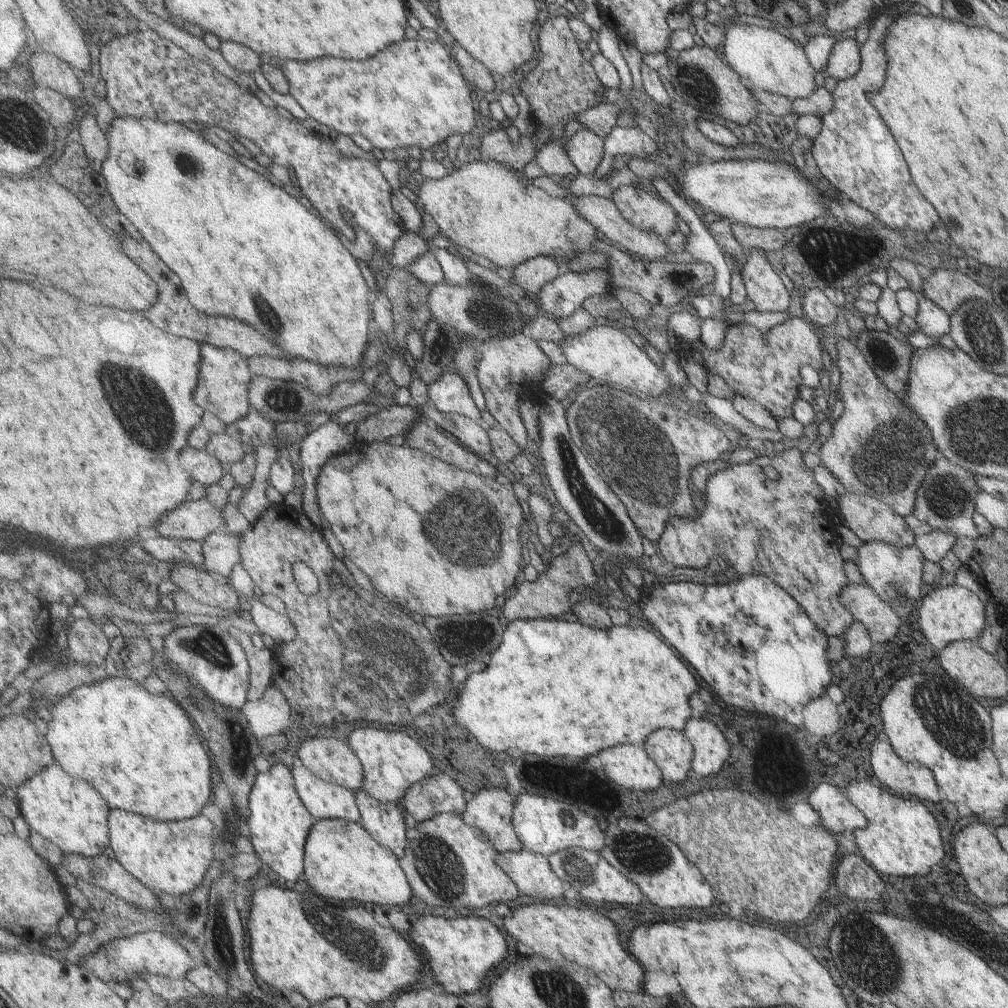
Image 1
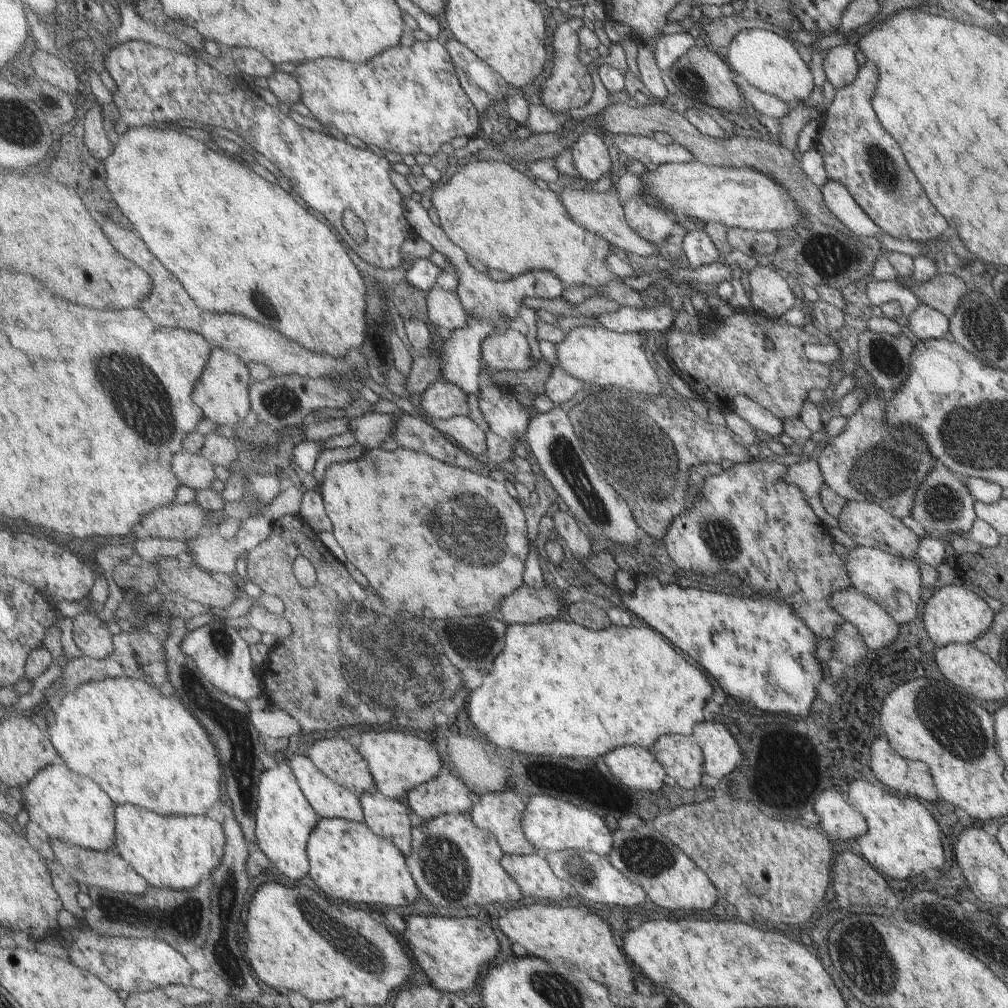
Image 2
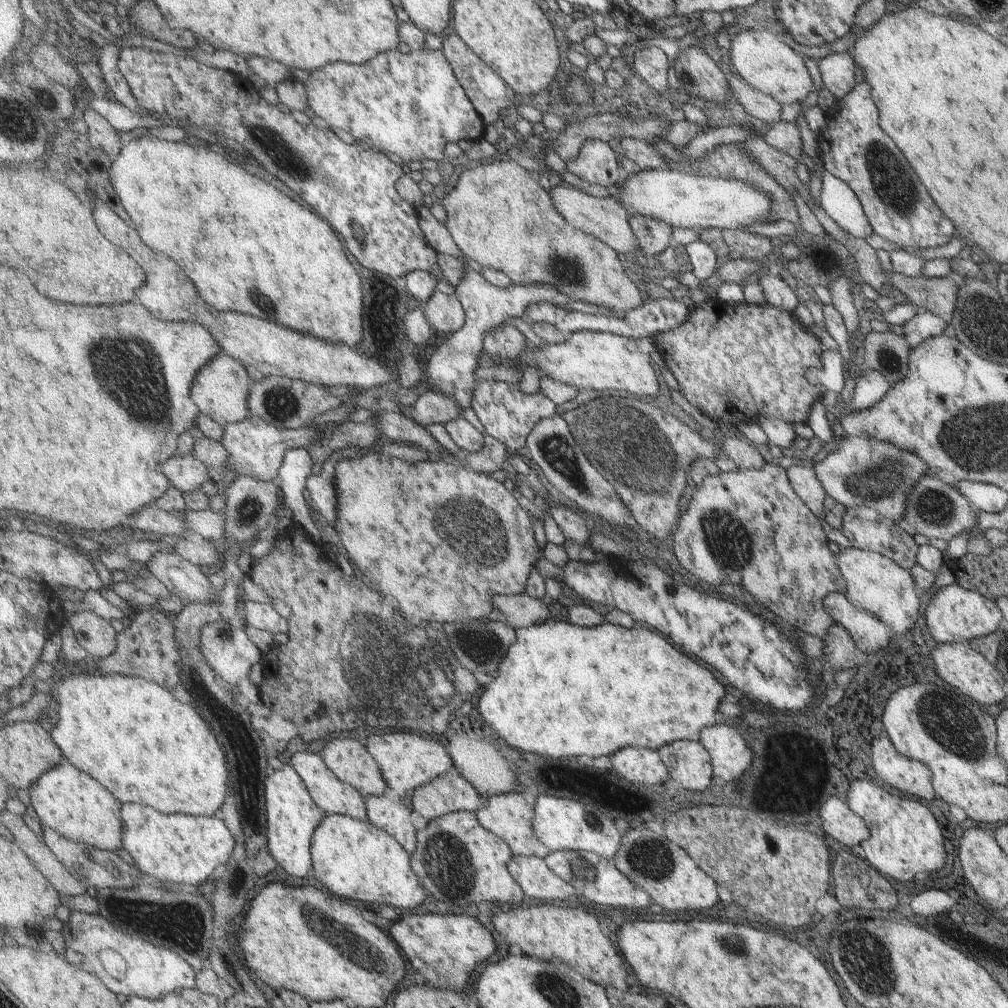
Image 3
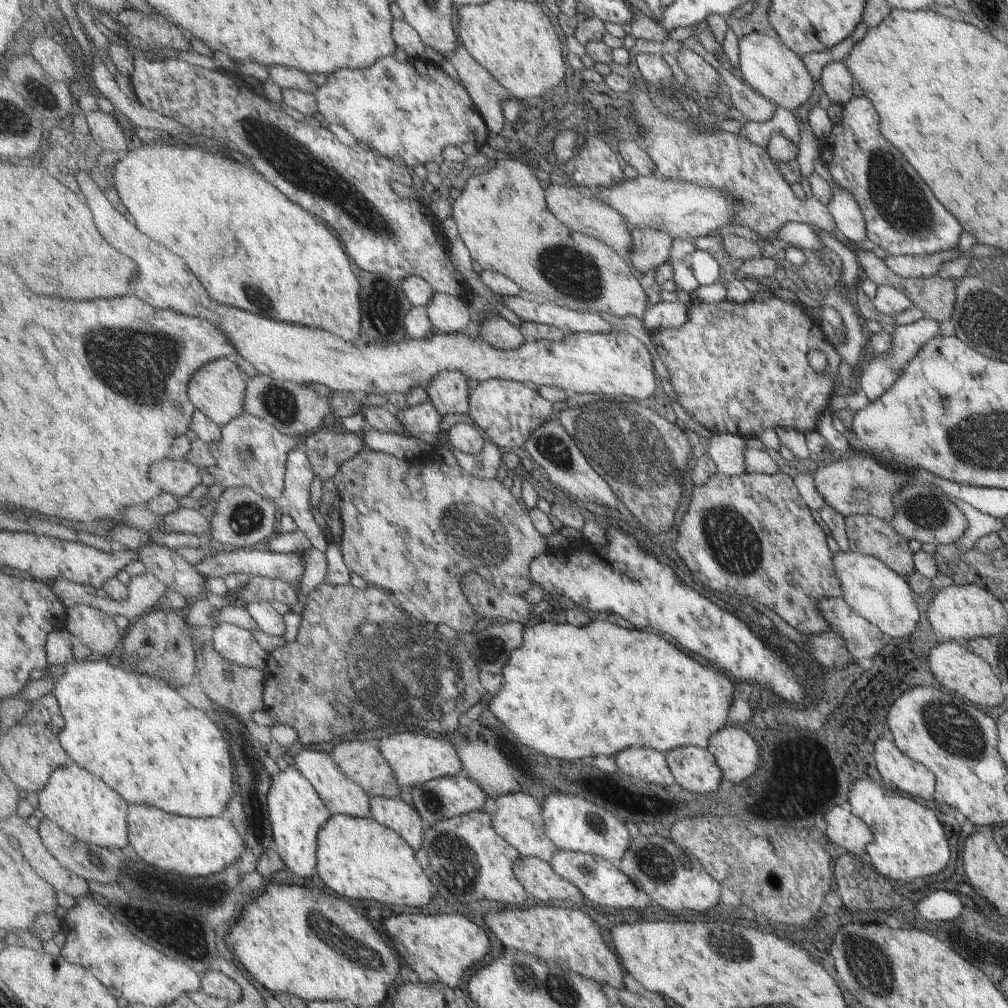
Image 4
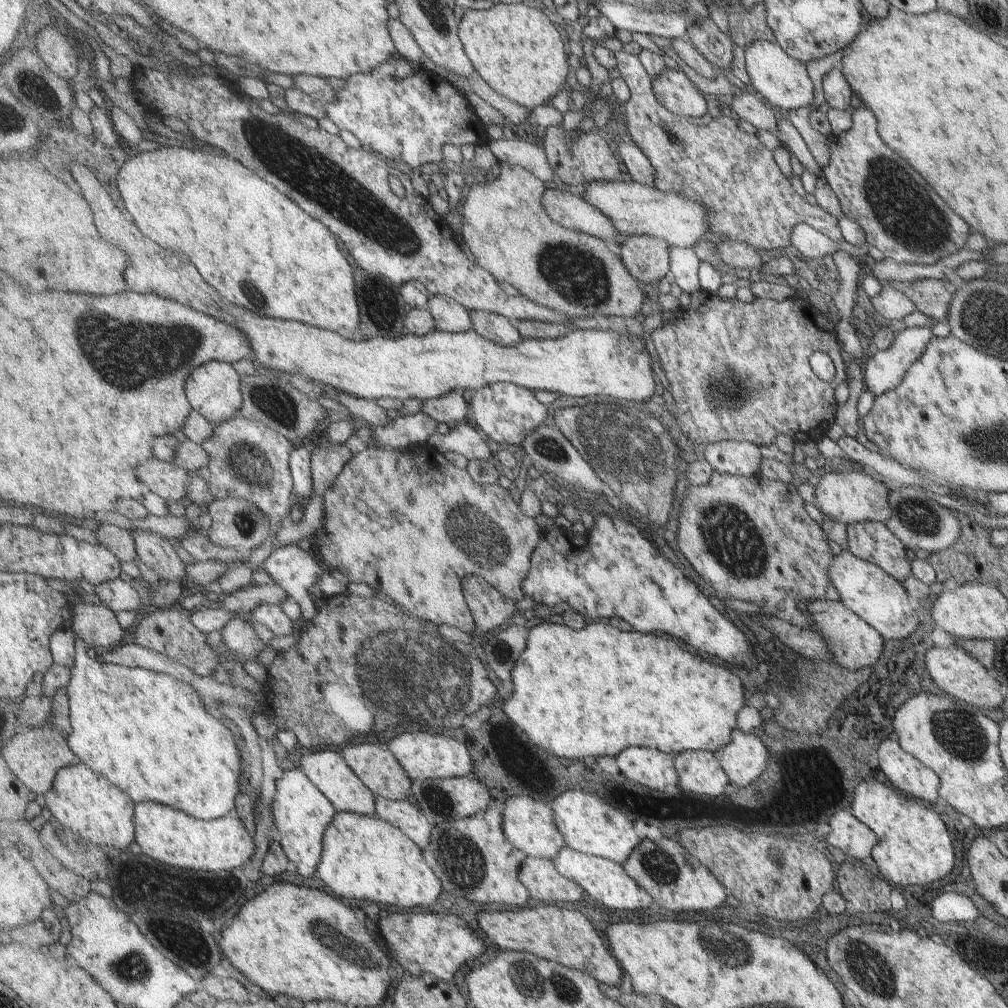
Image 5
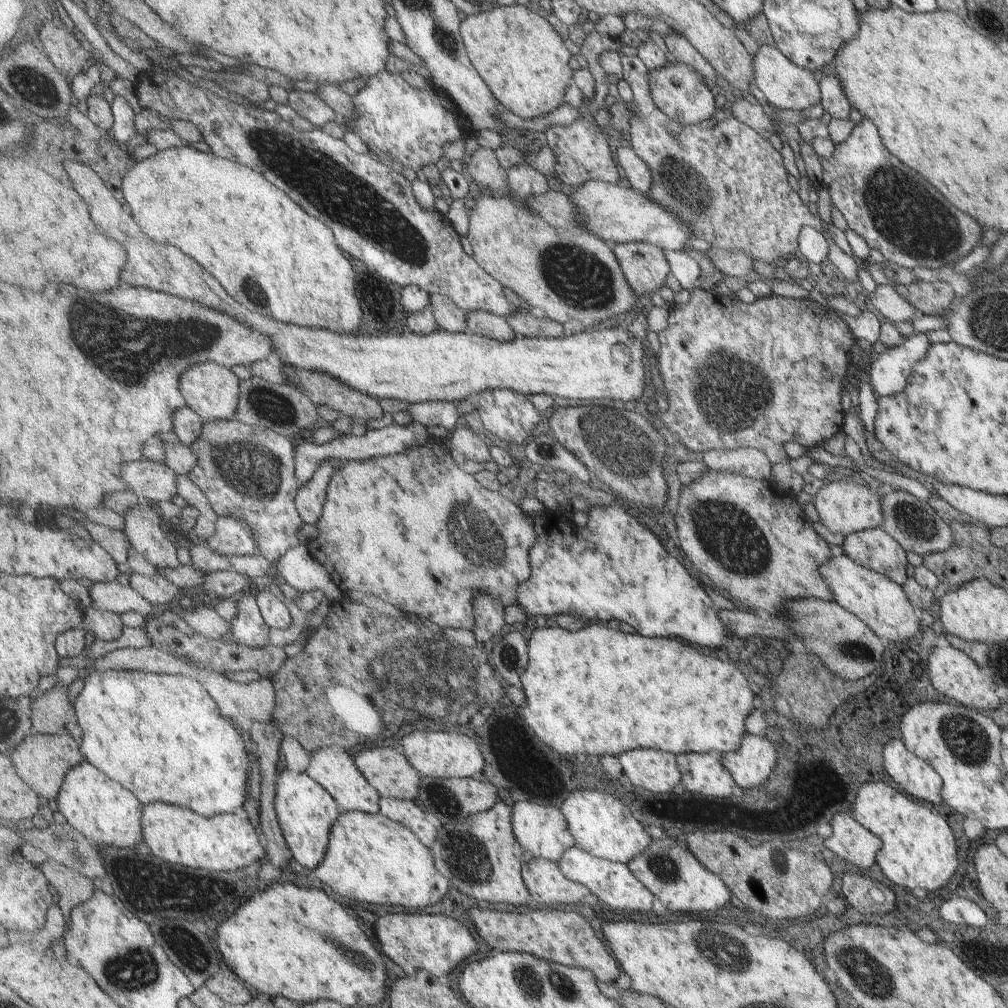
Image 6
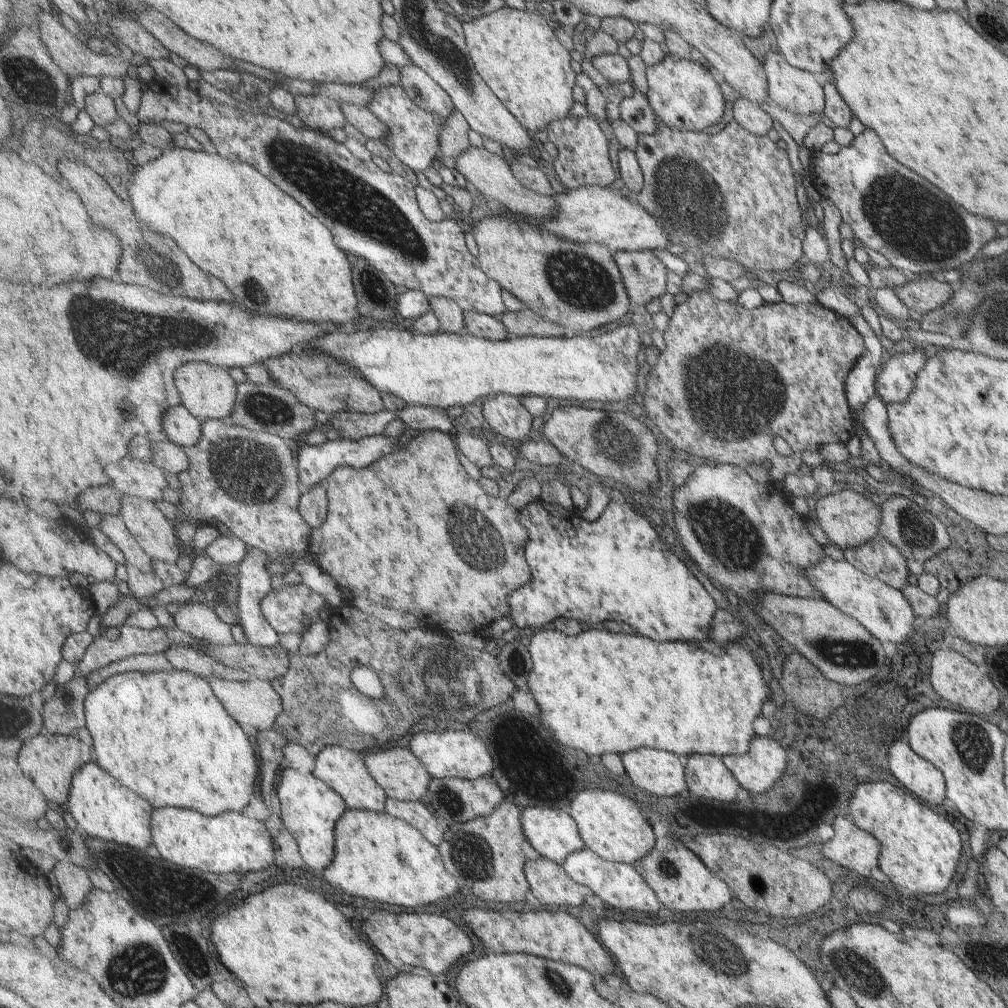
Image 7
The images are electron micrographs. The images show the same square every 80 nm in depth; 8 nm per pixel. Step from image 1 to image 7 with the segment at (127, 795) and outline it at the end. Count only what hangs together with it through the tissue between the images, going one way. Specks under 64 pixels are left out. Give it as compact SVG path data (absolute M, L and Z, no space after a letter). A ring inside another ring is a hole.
M183 669L159 672L127 671L110 676L100 682L89 693L86 701L83 702L83 708L85 708L85 724L87 724L85 727L93 742L96 763L103 766L103 768L109 768L109 772L113 772L113 776L117 776L117 780L121 780L125 786L133 788L137 794L145 796L155 808L183 806L183 808L199 810L205 816L214 817L231 811L241 813L249 806L251 796L255 795L255 786L257 786L257 778L259 778L259 760L257 760L251 738L245 734L245 729L240 722L225 708L222 700L206 677Z

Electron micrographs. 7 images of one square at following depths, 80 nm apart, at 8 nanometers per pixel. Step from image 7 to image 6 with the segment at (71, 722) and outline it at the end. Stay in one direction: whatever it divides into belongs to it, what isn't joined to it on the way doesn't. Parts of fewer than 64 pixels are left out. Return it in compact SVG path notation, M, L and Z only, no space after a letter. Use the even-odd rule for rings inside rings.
M56 683L55 687L34 700L32 732L65 734L67 722L76 722L75 706L76 695L69 694L72 685Z

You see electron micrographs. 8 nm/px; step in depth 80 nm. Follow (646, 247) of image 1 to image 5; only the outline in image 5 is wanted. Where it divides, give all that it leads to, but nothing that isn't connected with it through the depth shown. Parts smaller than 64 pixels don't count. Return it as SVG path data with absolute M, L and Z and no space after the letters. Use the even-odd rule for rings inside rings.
M561 186L546 190L542 204L548 215L560 225L564 225L564 228L585 231L615 246L622 239L606 214L587 202L587 199L564 192Z

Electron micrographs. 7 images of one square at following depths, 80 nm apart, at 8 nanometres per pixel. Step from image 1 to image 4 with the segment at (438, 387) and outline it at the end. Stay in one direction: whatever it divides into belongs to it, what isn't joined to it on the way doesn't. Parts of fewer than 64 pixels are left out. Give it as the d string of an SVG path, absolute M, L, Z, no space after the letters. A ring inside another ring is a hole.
M429 399L422 405L407 407L399 411L398 419L402 422L407 436L428 439L439 434L443 416Z

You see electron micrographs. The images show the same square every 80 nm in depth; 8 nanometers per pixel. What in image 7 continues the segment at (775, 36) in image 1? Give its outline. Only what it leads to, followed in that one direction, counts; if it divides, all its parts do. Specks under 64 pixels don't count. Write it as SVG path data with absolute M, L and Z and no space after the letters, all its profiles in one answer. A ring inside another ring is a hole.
M768 52L762 65L768 80L768 100L795 114L823 114L825 94L809 71L795 70L779 52Z

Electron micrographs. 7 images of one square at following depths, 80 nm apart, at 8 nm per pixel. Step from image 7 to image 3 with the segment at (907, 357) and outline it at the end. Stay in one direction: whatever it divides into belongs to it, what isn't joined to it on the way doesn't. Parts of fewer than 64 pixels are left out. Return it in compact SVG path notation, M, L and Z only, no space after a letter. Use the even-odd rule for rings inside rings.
M918 310L901 327L901 336L906 340L909 350L929 337L943 335L946 322L929 311ZM866 370L858 377L853 390L852 411L869 408L877 404L889 390L890 384L880 375L879 371Z

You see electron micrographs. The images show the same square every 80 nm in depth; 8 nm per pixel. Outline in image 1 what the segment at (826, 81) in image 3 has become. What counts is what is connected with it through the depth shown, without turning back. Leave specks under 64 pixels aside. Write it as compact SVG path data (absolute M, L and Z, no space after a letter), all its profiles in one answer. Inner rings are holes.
M842 39L833 43L824 70L833 80L851 78L860 65L860 50L853 39Z

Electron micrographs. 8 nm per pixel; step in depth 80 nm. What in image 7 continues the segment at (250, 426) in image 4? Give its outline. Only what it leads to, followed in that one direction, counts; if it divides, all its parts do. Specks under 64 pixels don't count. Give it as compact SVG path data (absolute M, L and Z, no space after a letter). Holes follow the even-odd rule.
M230 418L228 419L209 419L203 422L203 438L199 443L193 446L184 446L182 449L185 454L189 457L191 466L188 471L179 473L177 478L181 481L181 484L185 486L185 492L179 495L179 504L176 506L179 510L179 517L176 519L175 523L180 525L182 522L187 522L189 520L196 521L197 527L199 523L210 524L214 526L214 522L221 522L230 529L233 535L237 535L241 540L244 540L247 545L253 545L263 552L266 552L270 556L270 560L280 560L281 557L286 557L287 555L295 555L297 553L309 552L310 544L312 542L312 529L304 516L301 514L301 497L304 491L301 475L298 471L298 453L299 445L296 444L295 440L287 440L281 438L279 435L274 435L271 433L265 433L263 431L257 432L251 429L233 425L230 423Z

